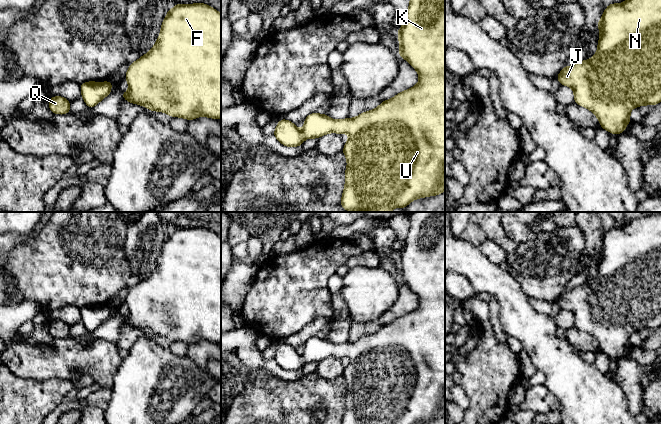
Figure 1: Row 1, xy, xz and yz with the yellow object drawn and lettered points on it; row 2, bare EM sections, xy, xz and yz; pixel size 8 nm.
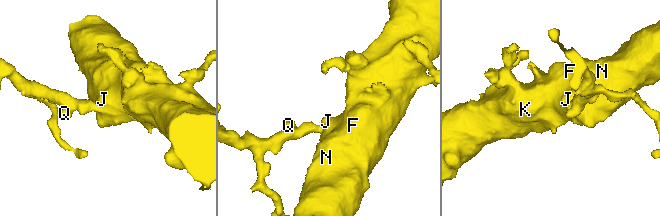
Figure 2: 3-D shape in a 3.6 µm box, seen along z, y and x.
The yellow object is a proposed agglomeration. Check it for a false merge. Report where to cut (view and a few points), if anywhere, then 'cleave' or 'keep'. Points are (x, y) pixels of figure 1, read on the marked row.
no cut | keep

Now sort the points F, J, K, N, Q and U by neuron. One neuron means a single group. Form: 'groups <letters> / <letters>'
groups F J K N Q U

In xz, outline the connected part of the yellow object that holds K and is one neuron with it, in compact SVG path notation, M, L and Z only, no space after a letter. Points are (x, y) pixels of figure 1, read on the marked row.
M410 0L397 35L400 58L407 60L418 72L419 82L414 87L354 118L335 120L326 114L311 113L304 120L301 130L291 121L281 119L273 134L287 147L298 147L305 139L317 139L328 133L349 135L343 148L347 168L341 198L341 206L347 211L390 212L396 207L403 210L415 199L445 191L445 0Z

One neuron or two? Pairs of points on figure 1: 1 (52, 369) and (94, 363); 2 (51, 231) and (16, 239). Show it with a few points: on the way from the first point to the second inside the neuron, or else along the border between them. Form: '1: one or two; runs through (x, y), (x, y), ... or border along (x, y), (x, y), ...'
1: one; runs through (62, 363), (84, 363)
2: two; border along (29, 238), (25, 242), (19, 243), (10, 253)

